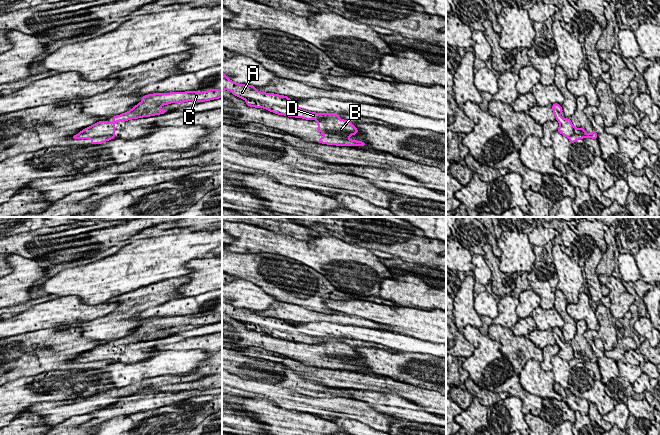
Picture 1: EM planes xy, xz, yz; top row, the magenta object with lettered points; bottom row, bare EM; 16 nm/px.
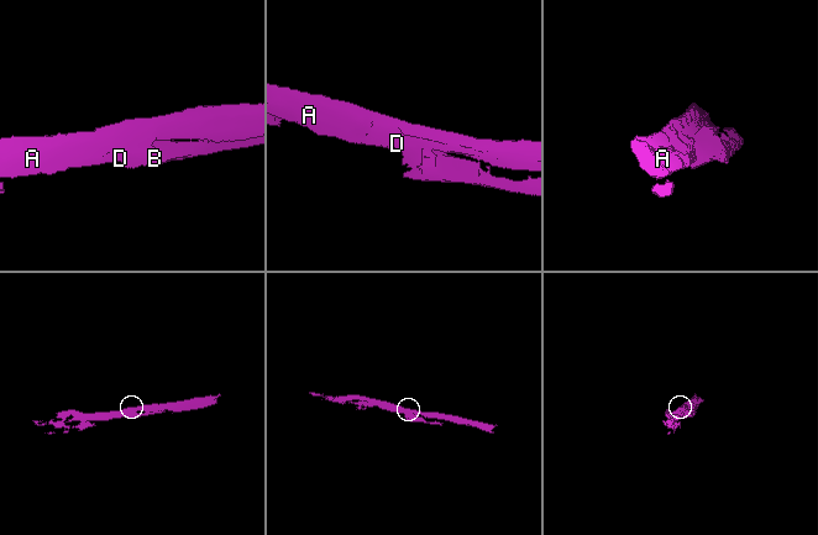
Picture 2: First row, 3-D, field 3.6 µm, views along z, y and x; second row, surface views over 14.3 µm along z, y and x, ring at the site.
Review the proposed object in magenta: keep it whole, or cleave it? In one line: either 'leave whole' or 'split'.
split

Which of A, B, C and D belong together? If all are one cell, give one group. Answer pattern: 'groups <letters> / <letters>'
groups A C D / B

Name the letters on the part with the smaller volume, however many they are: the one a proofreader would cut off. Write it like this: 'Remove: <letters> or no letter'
Remove: B

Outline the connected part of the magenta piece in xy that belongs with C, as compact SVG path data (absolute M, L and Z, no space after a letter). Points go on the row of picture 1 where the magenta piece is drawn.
M210 89L203 92L186 91L145 95L142 96L142 101L131 110L123 114L113 116L112 123L104 120L99 121L92 126L83 129L77 135L72 136L72 138L74 140L103 136L115 138L116 122L164 114L167 110L160 110L159 107L170 103L182 103L187 101L204 102L218 98L222 98L222 91L219 89Z

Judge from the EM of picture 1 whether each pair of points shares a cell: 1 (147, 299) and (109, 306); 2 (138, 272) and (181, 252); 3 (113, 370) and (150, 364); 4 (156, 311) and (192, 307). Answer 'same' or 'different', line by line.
1: different
2: same
3: same
4: same

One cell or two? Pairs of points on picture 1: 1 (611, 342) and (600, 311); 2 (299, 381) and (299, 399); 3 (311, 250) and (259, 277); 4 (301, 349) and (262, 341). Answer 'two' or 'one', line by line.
1: one
2: two
3: two
4: one

